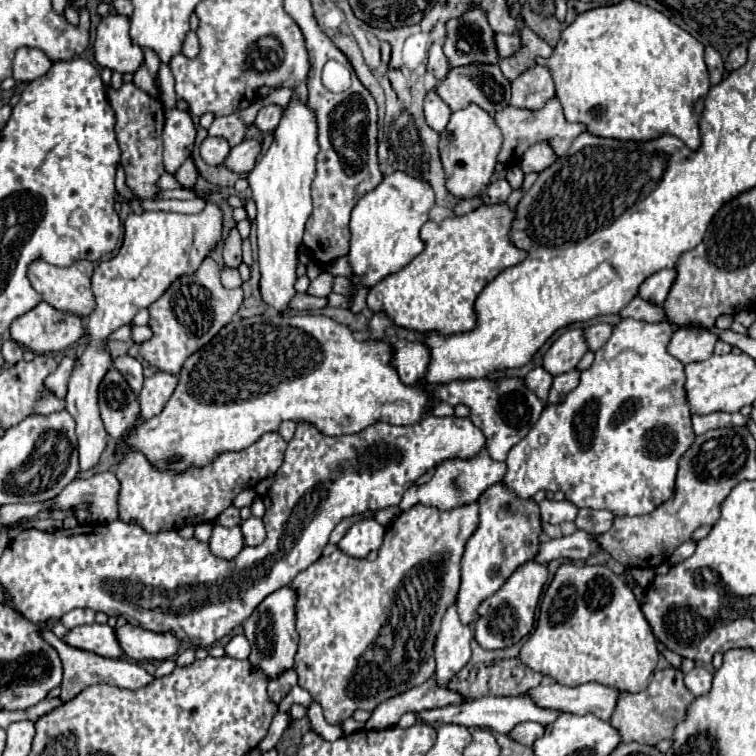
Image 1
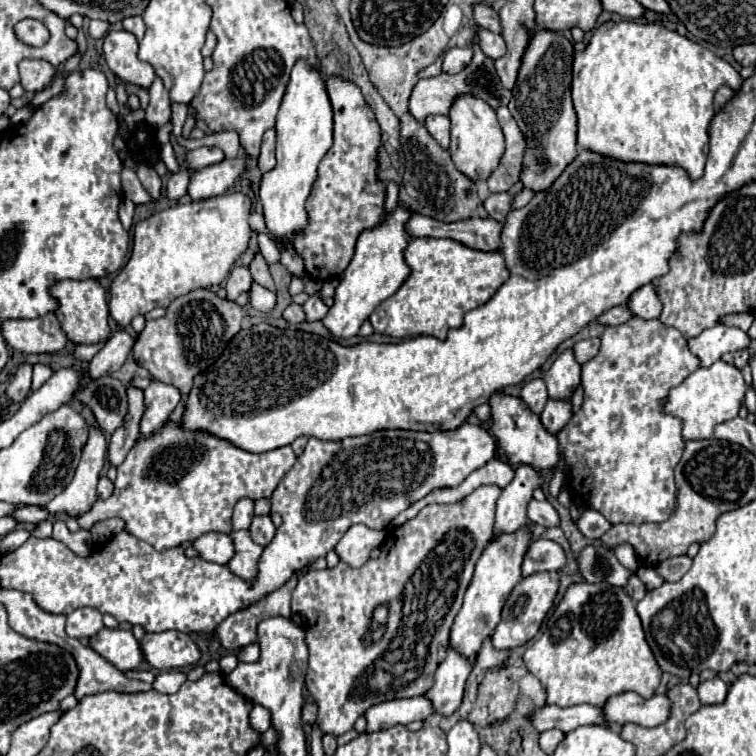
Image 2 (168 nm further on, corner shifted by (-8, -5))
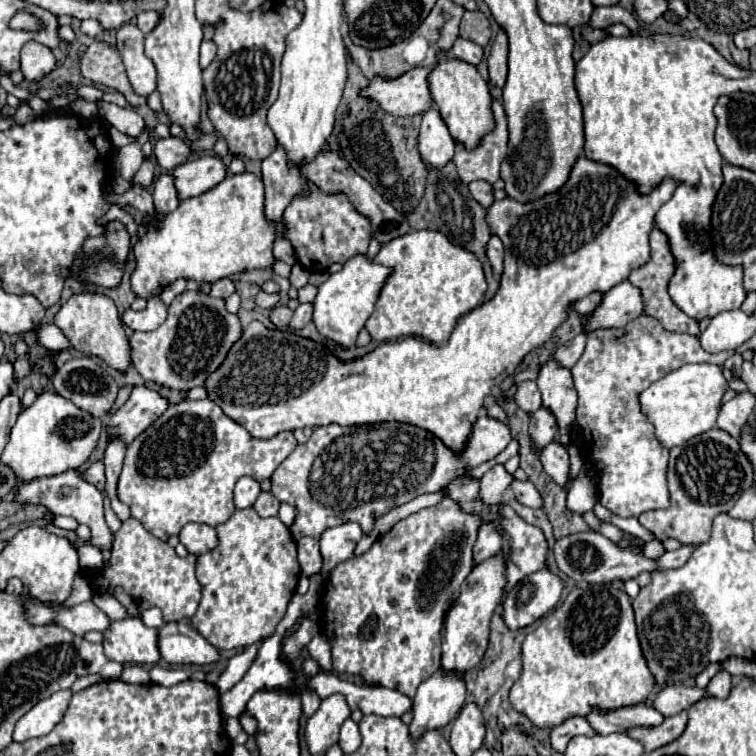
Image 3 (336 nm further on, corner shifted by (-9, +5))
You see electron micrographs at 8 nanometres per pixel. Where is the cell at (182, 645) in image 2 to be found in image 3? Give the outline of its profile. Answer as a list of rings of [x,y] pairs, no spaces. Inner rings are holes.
[[[165,623],[159,627],[157,645],[161,659],[171,665],[207,665],[219,657],[219,651],[187,623]]]

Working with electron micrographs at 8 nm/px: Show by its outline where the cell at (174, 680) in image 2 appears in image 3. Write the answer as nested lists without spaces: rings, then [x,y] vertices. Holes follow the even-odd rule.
[[[155,665],[149,673],[151,673],[151,681],[157,685],[163,685],[163,687],[177,685],[191,675],[191,671],[187,671],[183,667],[159,667],[159,665]]]

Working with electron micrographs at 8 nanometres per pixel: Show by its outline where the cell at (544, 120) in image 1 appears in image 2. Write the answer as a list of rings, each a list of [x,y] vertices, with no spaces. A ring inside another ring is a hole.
[[[498,107],[496,113],[498,113],[500,127],[504,131],[504,137],[506,137],[506,149],[496,171],[492,171],[492,175],[486,179],[490,193],[508,191],[518,181],[520,169],[522,169],[522,157],[526,149],[526,139],[522,131],[518,129],[516,121],[512,119],[508,107]]]

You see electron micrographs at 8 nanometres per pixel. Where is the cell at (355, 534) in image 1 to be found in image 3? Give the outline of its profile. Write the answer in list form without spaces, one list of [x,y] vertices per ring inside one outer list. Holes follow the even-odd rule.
[[[343,523],[339,527],[327,529],[321,539],[321,555],[323,555],[323,571],[331,571],[337,563],[347,561],[355,555],[355,547],[363,537],[363,529],[359,523]]]

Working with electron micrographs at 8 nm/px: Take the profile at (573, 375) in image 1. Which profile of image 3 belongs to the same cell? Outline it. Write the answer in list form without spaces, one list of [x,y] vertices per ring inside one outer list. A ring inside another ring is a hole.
[[[541,407],[531,415],[529,433],[533,439],[533,449],[541,449],[555,439],[555,417],[551,417],[549,409]]]

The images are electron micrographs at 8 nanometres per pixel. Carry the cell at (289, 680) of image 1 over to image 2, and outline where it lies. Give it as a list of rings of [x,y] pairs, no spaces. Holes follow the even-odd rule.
[[[254,705],[250,711],[250,727],[256,733],[266,733],[270,727],[270,711],[266,711],[264,707]]]

